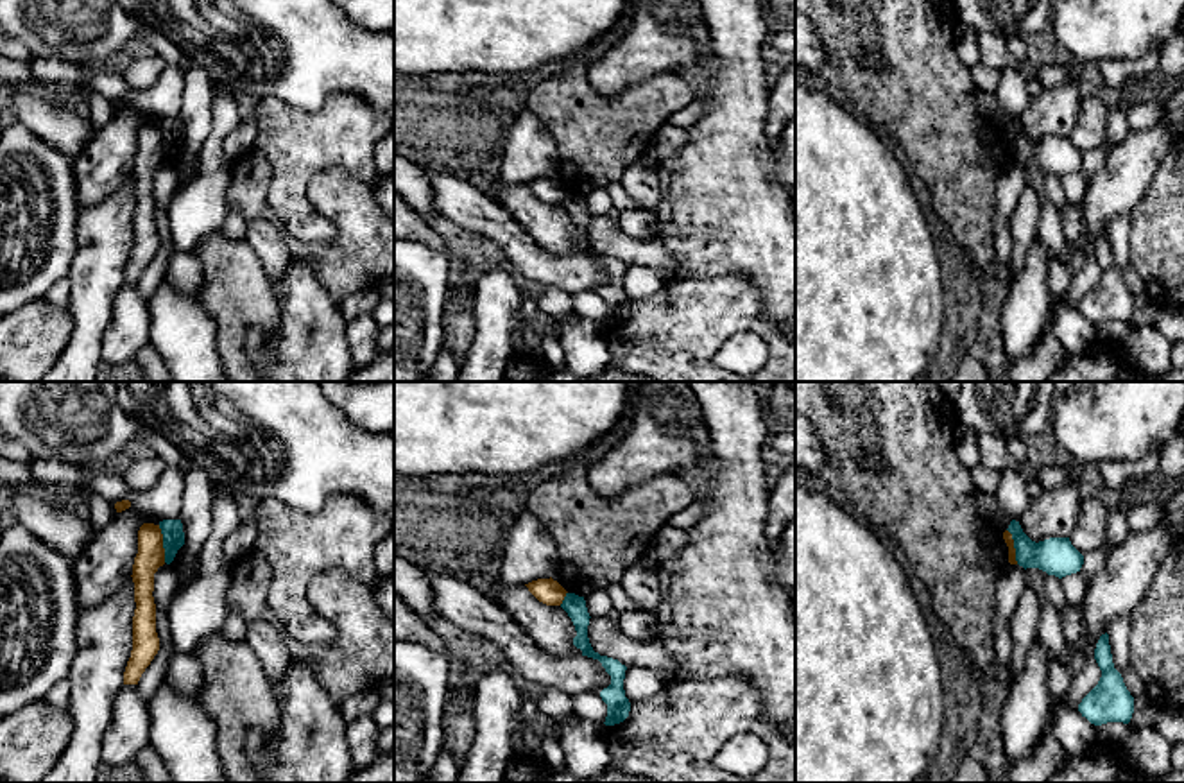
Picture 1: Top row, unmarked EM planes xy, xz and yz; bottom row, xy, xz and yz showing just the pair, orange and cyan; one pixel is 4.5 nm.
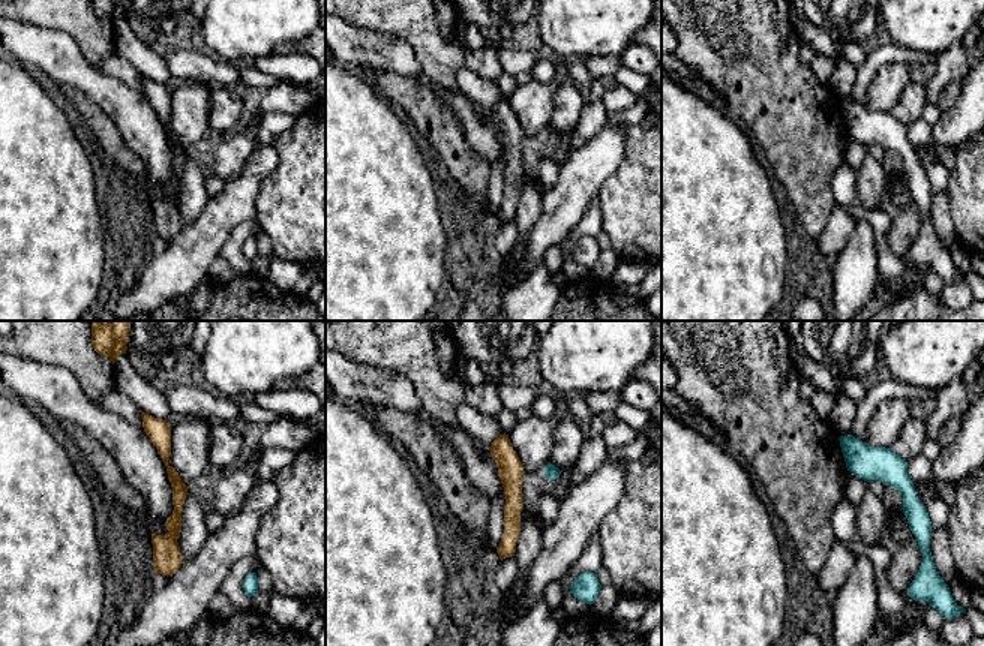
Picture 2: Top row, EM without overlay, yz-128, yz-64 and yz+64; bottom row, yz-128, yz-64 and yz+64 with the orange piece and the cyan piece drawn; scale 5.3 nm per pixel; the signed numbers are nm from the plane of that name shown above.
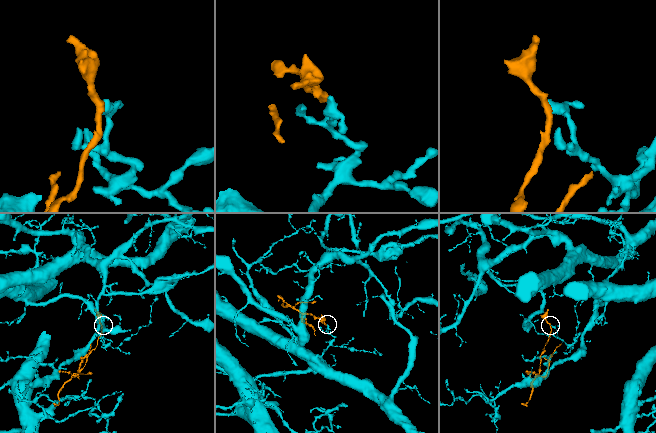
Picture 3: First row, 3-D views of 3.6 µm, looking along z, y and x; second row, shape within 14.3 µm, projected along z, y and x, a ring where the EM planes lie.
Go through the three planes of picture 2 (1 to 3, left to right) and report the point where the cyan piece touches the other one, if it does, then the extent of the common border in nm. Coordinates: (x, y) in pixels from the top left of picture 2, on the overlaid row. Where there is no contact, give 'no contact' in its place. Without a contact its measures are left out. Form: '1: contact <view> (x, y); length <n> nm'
1: no contact
2: no contact
3: no contact

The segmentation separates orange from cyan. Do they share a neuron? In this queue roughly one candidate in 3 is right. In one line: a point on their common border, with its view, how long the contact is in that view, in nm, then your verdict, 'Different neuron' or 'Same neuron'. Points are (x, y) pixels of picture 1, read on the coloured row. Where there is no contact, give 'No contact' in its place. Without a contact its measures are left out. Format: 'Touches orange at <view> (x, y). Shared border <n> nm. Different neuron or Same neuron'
Touches orange at xy (162, 543). Shared border 170 nm. Different neuron

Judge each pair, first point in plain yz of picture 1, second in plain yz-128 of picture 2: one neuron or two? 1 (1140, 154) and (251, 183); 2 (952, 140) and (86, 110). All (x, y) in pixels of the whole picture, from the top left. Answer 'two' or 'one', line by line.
1: one
2: one

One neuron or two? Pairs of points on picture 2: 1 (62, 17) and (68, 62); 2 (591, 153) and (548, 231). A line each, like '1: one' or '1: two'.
1: two
2: one

